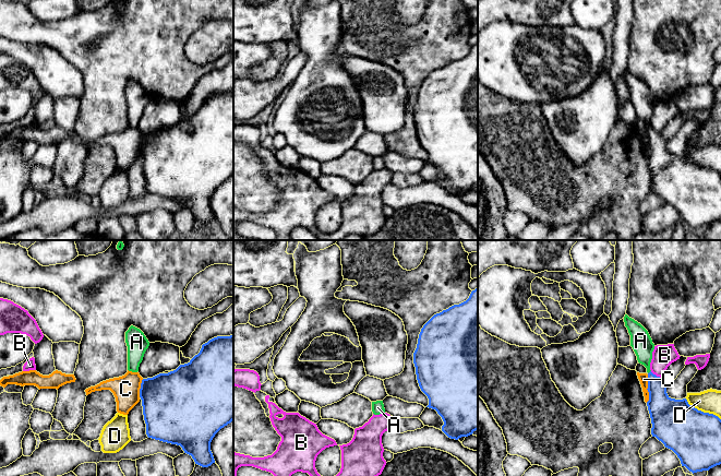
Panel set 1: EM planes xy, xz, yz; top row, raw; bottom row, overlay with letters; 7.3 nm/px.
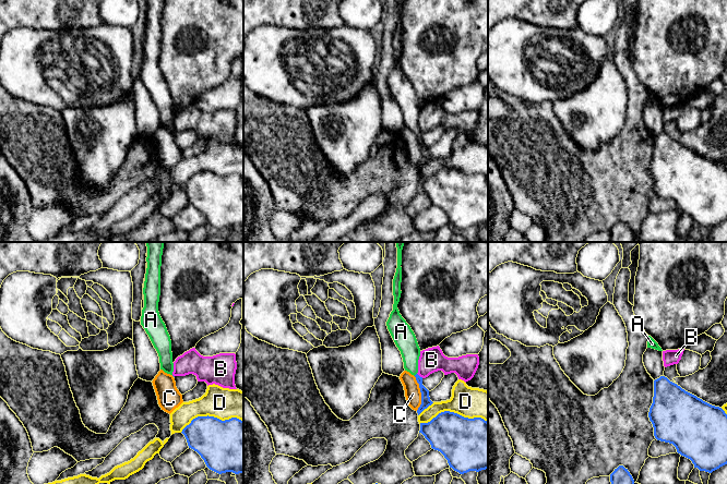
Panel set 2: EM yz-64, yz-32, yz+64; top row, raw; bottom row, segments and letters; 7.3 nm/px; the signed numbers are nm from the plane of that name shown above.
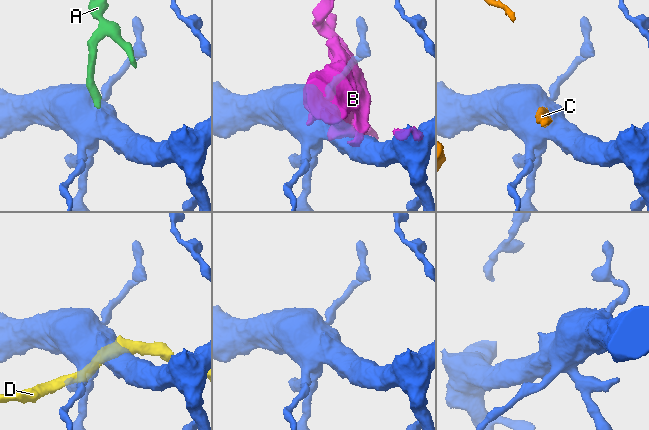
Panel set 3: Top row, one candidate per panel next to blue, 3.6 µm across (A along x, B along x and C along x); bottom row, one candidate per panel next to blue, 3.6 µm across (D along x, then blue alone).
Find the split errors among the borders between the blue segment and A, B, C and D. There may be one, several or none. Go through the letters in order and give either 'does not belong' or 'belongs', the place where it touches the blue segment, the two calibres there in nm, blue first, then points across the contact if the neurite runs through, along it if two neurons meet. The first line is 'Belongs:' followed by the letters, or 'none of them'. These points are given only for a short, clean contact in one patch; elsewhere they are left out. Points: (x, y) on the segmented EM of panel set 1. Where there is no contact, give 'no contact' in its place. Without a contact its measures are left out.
Belongs: A
A: belongs; meets blue in yz at (649, 372); 170 nm thick on the blue side, 160 nm on the other; runs through yz (659, 404), (658, 391), (649, 372), (640, 341)
B: does not belong; meets blue in yz at (655, 375); 200 nm thick on the blue side, 160 nm on the other
C: does not belong; meets blue in yz at (647, 389); 260 nm thick on the blue side, 70 nm on the other; border along yz (648, 375), (648, 400), (646, 402)
D: does not belong; meets blue in yz at (703, 412); 380 nm thick on the blue side, 170 nm on the other

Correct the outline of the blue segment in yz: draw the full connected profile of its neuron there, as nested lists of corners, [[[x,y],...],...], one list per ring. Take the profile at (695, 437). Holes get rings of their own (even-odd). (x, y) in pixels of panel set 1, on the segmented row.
[[[624,317],[625,326],[630,335],[630,346],[633,347],[639,364],[647,368],[648,372],[648,410],[651,418],[651,435],[661,441],[665,448],[672,450],[689,472],[697,473],[709,471],[721,464],[721,419],[709,413],[698,410],[688,404],[686,398],[671,398],[666,393],[666,385],[662,378],[657,377],[650,370],[652,352],[654,344],[648,331],[637,321]]]

